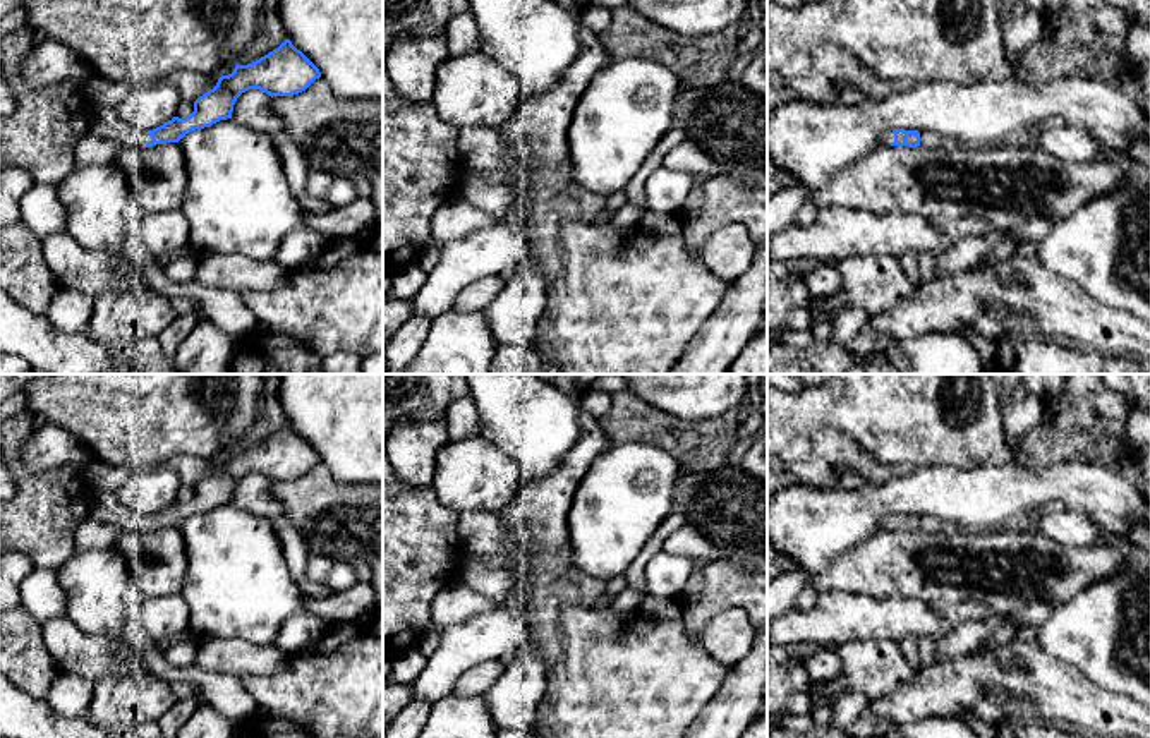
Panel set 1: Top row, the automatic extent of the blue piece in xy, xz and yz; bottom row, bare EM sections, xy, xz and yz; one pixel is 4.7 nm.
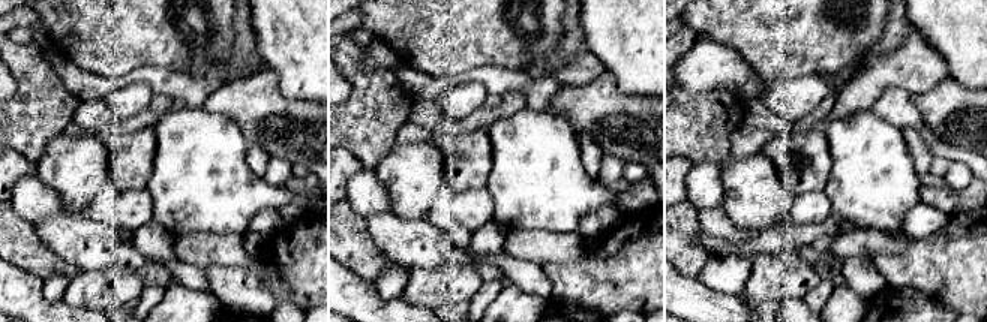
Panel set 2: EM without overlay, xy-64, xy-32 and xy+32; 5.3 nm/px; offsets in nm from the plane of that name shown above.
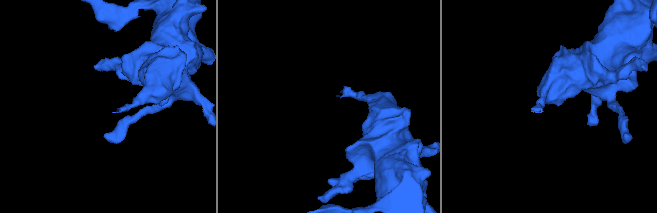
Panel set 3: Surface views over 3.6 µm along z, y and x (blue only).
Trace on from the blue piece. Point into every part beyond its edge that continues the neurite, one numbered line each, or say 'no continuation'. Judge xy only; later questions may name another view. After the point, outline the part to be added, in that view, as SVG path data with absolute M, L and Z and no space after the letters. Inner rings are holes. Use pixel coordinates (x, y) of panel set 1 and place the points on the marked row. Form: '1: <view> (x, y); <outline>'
1: xy (105, 122); M91 106L89 132L120 146L144 148L148 142L153 142L151 136L132 127L117 108Z

